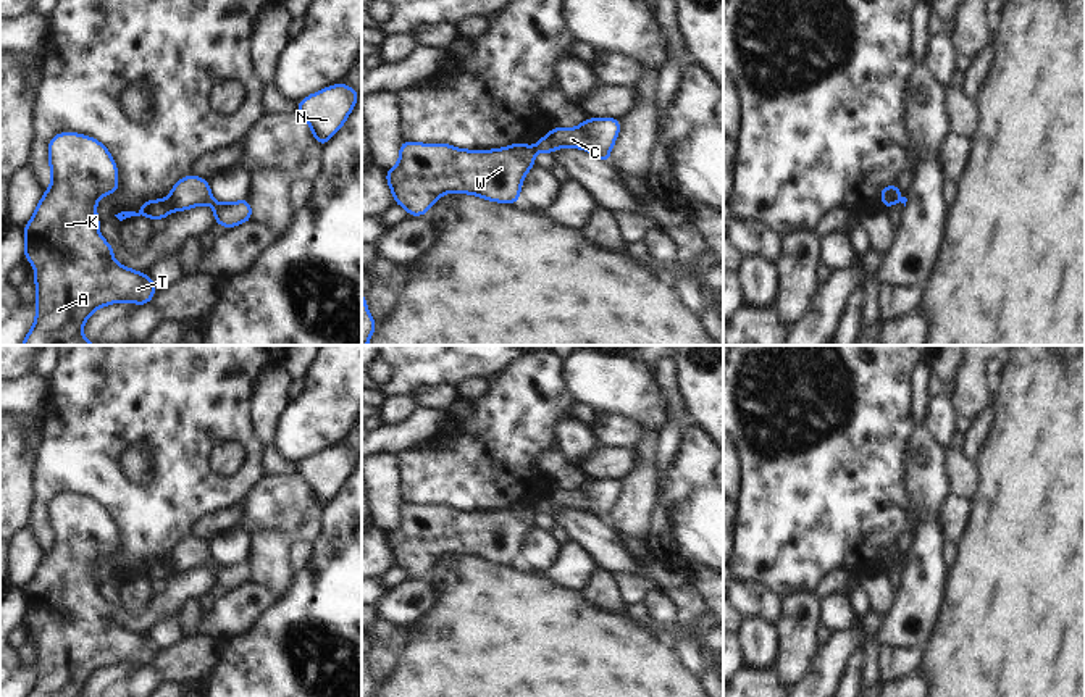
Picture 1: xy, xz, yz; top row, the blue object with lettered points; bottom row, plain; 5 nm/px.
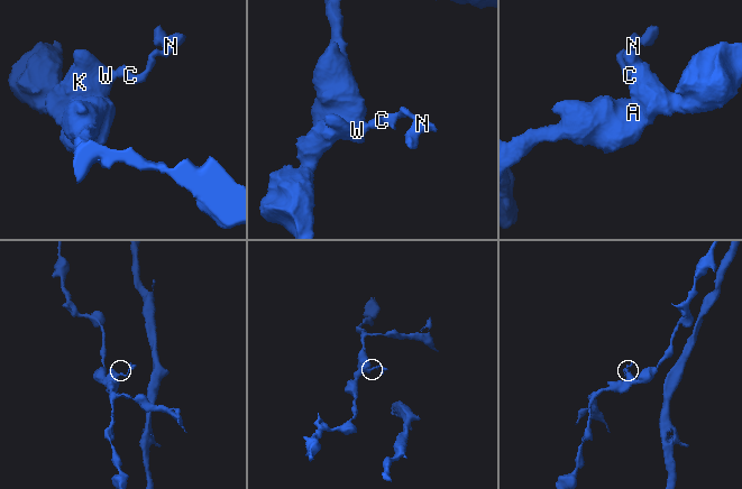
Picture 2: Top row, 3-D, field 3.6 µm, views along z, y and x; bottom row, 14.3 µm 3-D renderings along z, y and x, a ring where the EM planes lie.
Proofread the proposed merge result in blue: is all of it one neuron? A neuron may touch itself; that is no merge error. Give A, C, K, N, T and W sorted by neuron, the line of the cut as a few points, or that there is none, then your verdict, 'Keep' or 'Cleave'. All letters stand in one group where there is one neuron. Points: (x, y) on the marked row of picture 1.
Groups: A K T W / C N. Split along xy (170, 197), (175, 208). Cleave

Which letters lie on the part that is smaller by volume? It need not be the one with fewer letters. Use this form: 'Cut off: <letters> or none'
Cut off: C, N

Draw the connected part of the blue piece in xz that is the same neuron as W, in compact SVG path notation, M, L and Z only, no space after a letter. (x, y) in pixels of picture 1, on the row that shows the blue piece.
M402 140L399 163L384 171L394 203L423 216L447 192L517 203L525 174L536 166L534 147L515 142L499 150L460 150L449 144Z

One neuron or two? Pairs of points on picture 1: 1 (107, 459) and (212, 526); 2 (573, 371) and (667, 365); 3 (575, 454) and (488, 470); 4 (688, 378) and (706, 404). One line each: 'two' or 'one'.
1: two
2: two
3: two
4: one

